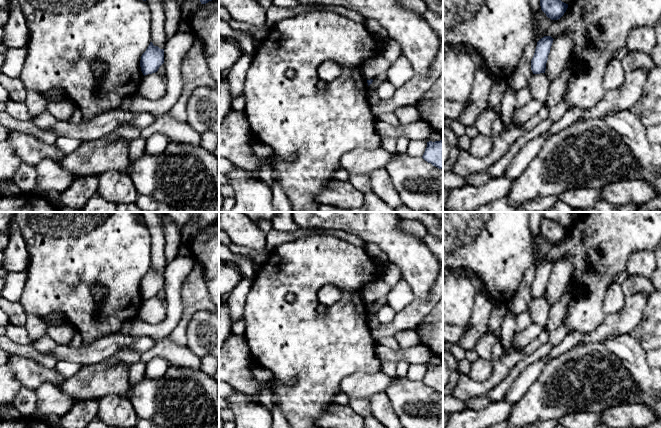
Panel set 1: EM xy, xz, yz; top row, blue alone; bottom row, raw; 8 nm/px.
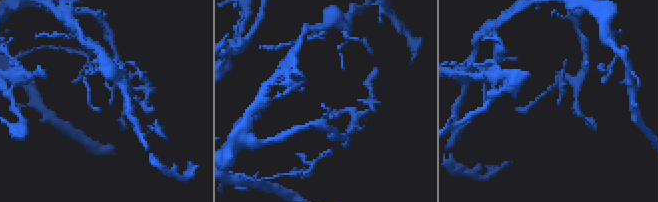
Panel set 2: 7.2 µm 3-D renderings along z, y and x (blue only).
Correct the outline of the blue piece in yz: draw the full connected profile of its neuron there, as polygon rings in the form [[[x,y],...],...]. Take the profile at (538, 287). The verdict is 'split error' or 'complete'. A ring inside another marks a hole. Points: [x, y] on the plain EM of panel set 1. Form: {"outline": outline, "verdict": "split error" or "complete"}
{"outline": [[[544,260],[537,266],[535,277],[531,284],[531,294],[533,298],[545,297],[553,264],[551,260]]], "verdict": "complete"}

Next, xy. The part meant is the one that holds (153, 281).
{"outline": [[[150,266],[140,284],[140,291],[143,299],[145,300],[157,296],[163,287],[164,273],[160,273],[158,270],[154,270],[153,267]]], "verdict": "complete"}

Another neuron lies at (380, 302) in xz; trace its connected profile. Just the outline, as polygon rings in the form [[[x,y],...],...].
[[[381,297],[373,302],[373,306],[368,310],[369,315],[376,315],[377,311],[387,304],[387,298]]]

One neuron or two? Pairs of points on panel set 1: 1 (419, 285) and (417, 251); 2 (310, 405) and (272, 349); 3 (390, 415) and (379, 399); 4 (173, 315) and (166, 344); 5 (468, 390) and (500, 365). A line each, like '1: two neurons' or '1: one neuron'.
1: one neuron
2: one neuron
3: one neuron
4: two neurons
5: one neuron

